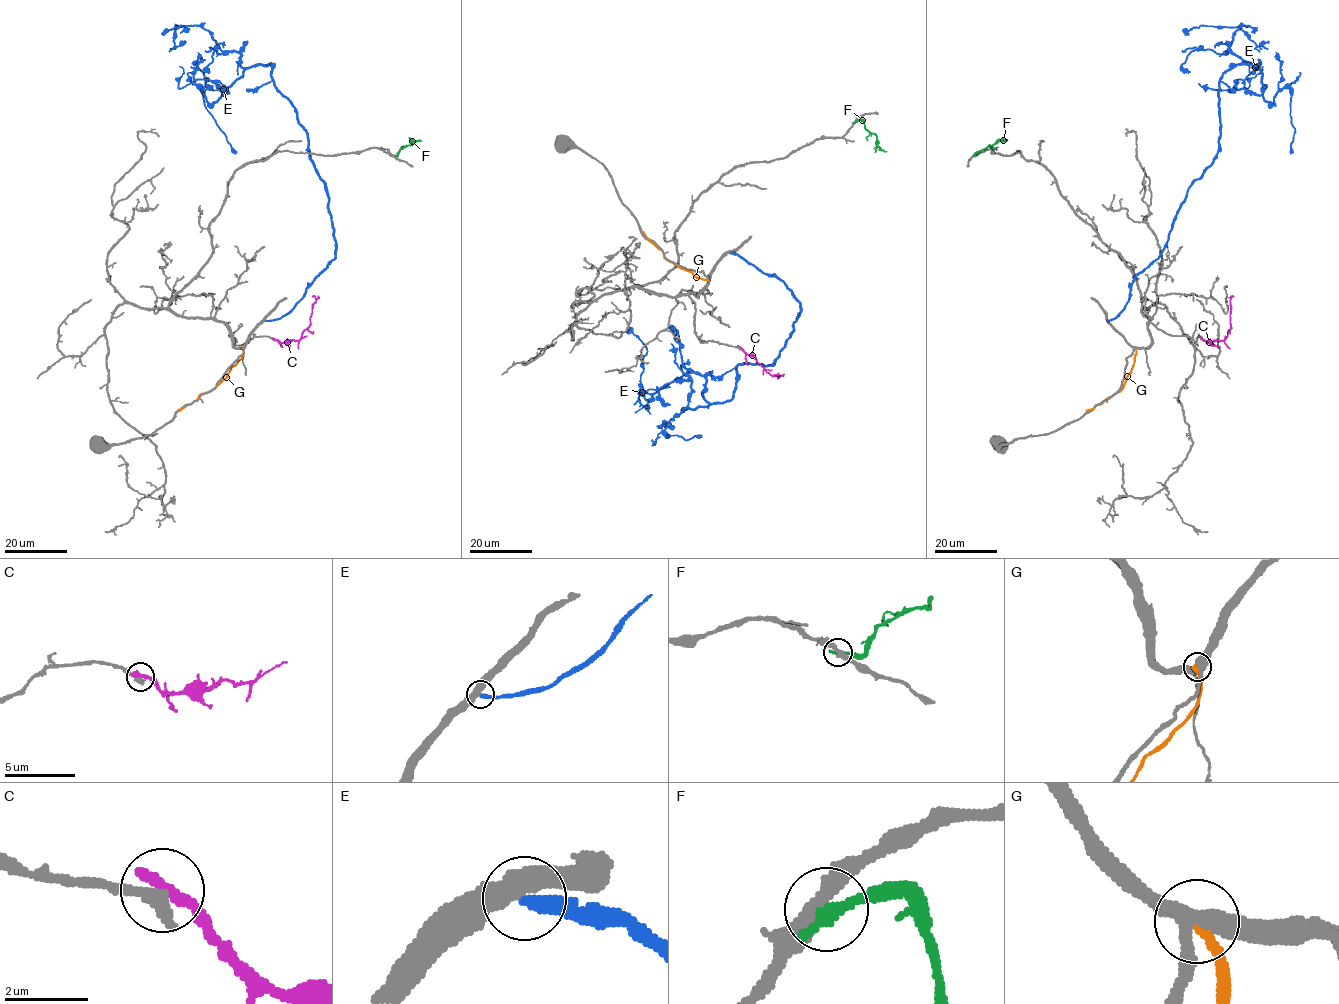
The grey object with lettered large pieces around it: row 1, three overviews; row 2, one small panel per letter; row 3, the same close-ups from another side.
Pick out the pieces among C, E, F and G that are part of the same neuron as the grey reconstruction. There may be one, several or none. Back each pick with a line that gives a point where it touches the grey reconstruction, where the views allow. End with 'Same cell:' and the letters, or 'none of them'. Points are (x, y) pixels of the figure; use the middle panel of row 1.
Same cell: none of them

